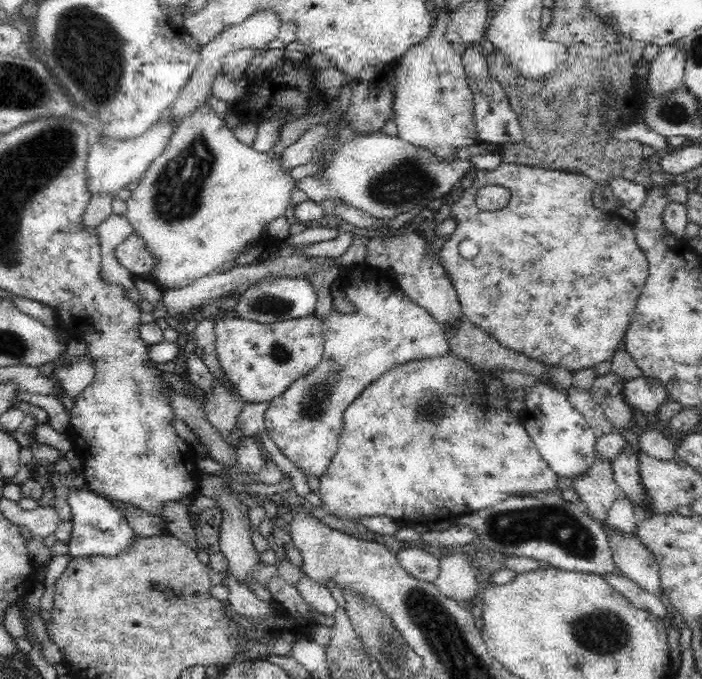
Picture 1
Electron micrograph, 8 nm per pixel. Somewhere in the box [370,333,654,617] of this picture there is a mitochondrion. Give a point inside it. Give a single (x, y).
(557, 525)

